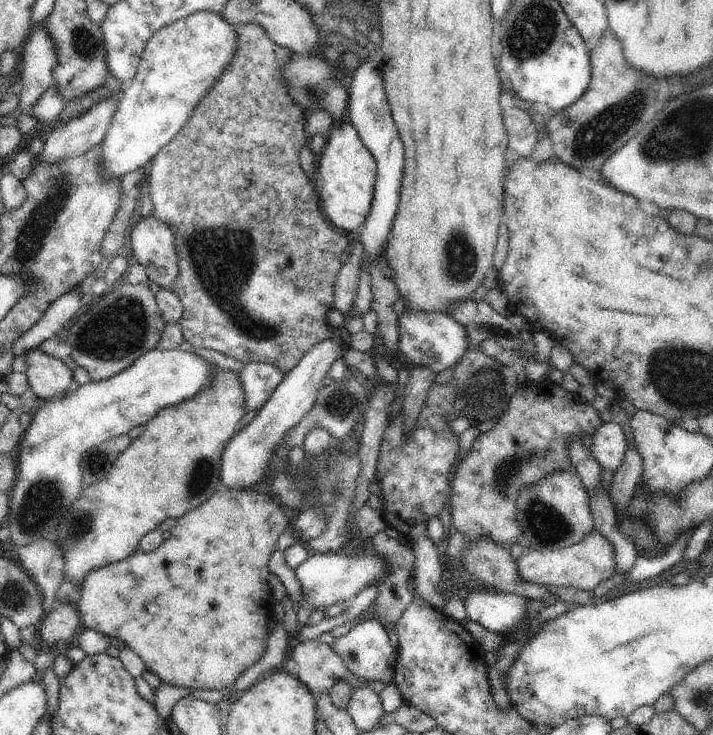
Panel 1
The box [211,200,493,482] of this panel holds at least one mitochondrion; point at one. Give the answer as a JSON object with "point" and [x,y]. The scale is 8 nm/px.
{"point":[460,256]}

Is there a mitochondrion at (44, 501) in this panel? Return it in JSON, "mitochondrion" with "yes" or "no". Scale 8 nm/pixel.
{"mitochondrion":"yes"}

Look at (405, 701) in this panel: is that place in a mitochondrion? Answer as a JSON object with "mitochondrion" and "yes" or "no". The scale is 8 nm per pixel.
{"mitochondrion":"no"}

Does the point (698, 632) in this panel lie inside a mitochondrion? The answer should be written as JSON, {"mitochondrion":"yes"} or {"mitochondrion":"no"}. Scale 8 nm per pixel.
{"mitochondrion":"no"}

